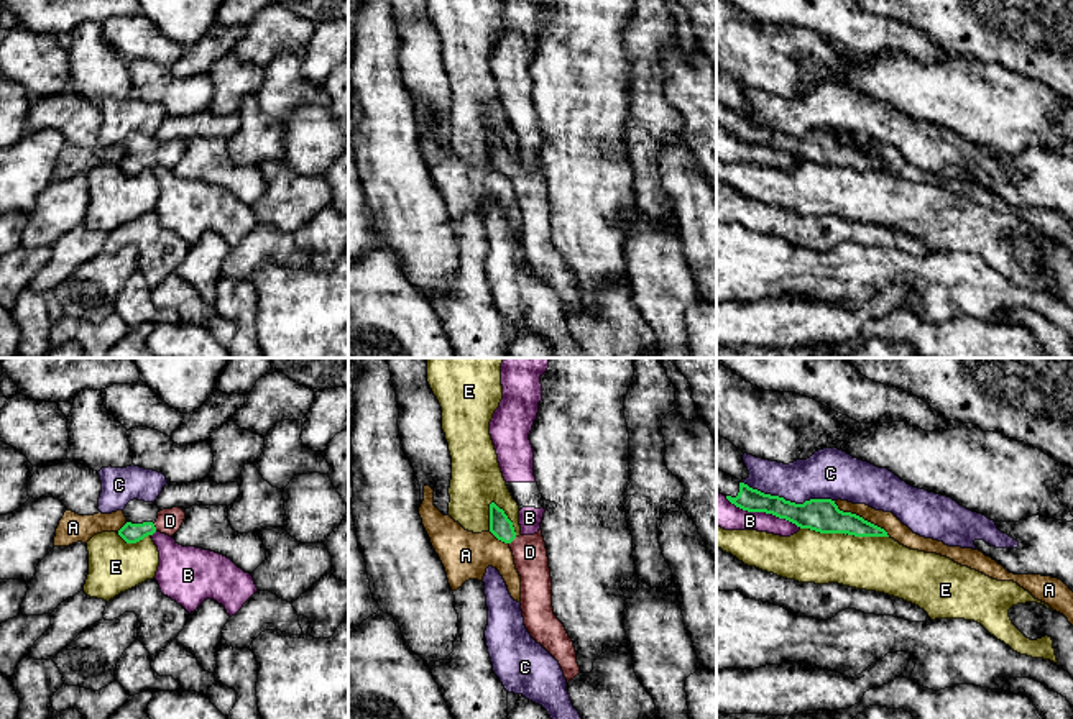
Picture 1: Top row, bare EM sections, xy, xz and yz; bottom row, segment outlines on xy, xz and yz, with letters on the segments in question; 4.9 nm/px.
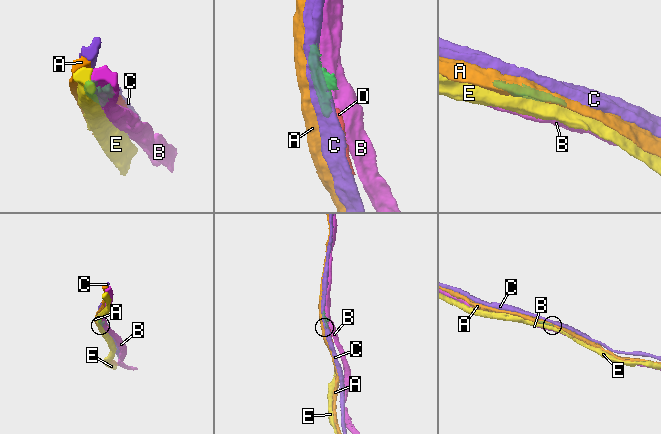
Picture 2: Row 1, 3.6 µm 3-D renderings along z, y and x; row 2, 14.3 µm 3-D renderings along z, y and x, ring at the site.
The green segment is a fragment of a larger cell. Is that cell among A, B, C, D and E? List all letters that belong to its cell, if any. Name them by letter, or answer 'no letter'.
D

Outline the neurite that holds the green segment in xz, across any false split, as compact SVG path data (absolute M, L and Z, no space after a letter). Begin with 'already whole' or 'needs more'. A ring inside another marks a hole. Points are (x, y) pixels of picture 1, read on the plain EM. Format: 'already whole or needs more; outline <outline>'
needs more; outline M491 135L490 164L513 184L521 208L521 243L527 264L559 294L569 315L580 305L580 299L573 274L554 246L552 210L542 163L518 169L504 143Z

